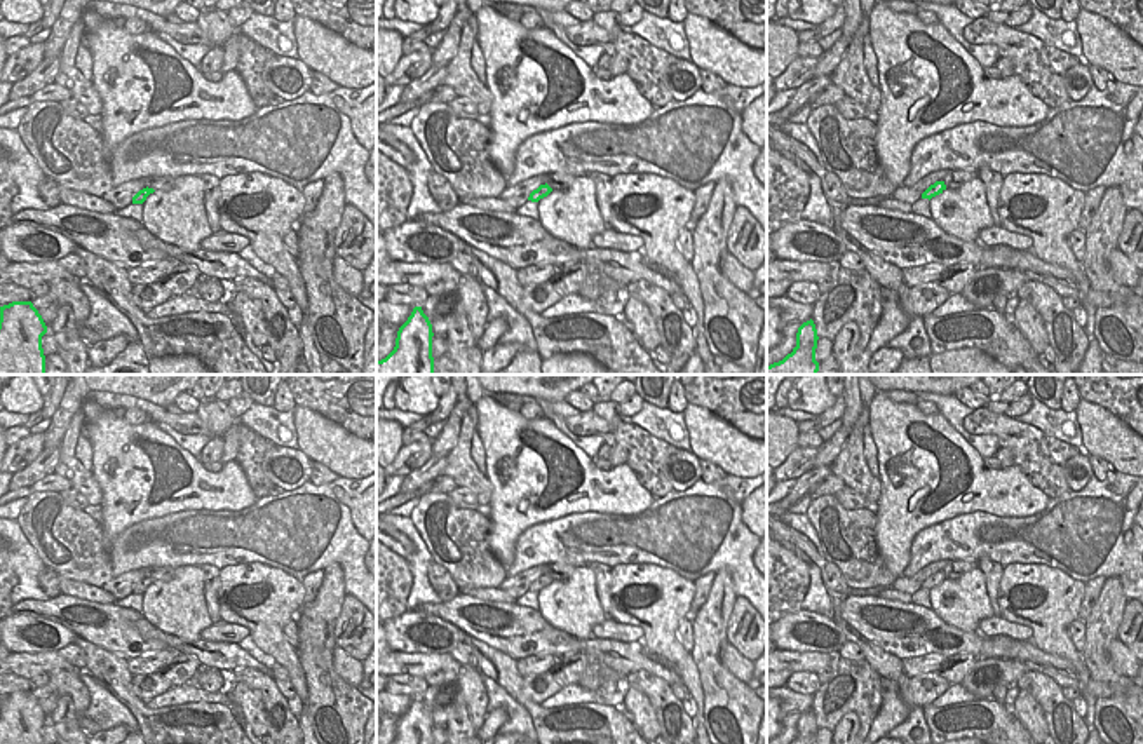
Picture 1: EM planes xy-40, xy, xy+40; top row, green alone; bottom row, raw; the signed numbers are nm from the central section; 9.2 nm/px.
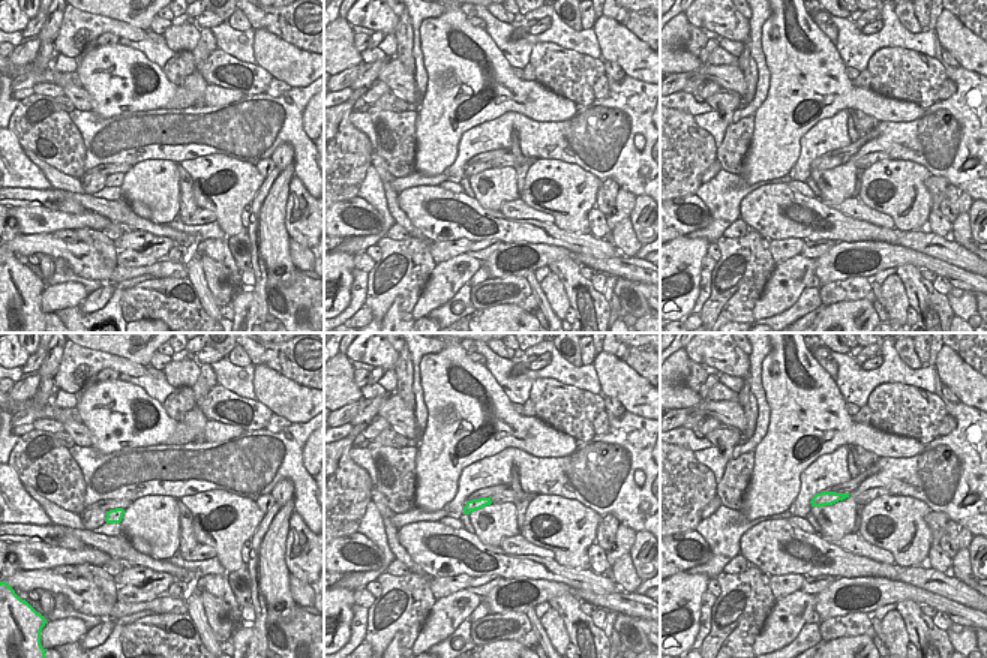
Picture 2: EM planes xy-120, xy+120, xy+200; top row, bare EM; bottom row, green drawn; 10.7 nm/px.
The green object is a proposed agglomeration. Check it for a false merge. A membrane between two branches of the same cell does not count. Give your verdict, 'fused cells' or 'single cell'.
single cell

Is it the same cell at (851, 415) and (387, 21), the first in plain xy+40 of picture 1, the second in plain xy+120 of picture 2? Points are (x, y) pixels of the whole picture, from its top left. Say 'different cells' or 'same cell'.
different cells

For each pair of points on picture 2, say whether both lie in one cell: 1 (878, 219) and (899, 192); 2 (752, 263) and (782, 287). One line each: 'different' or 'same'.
1: different
2: different

